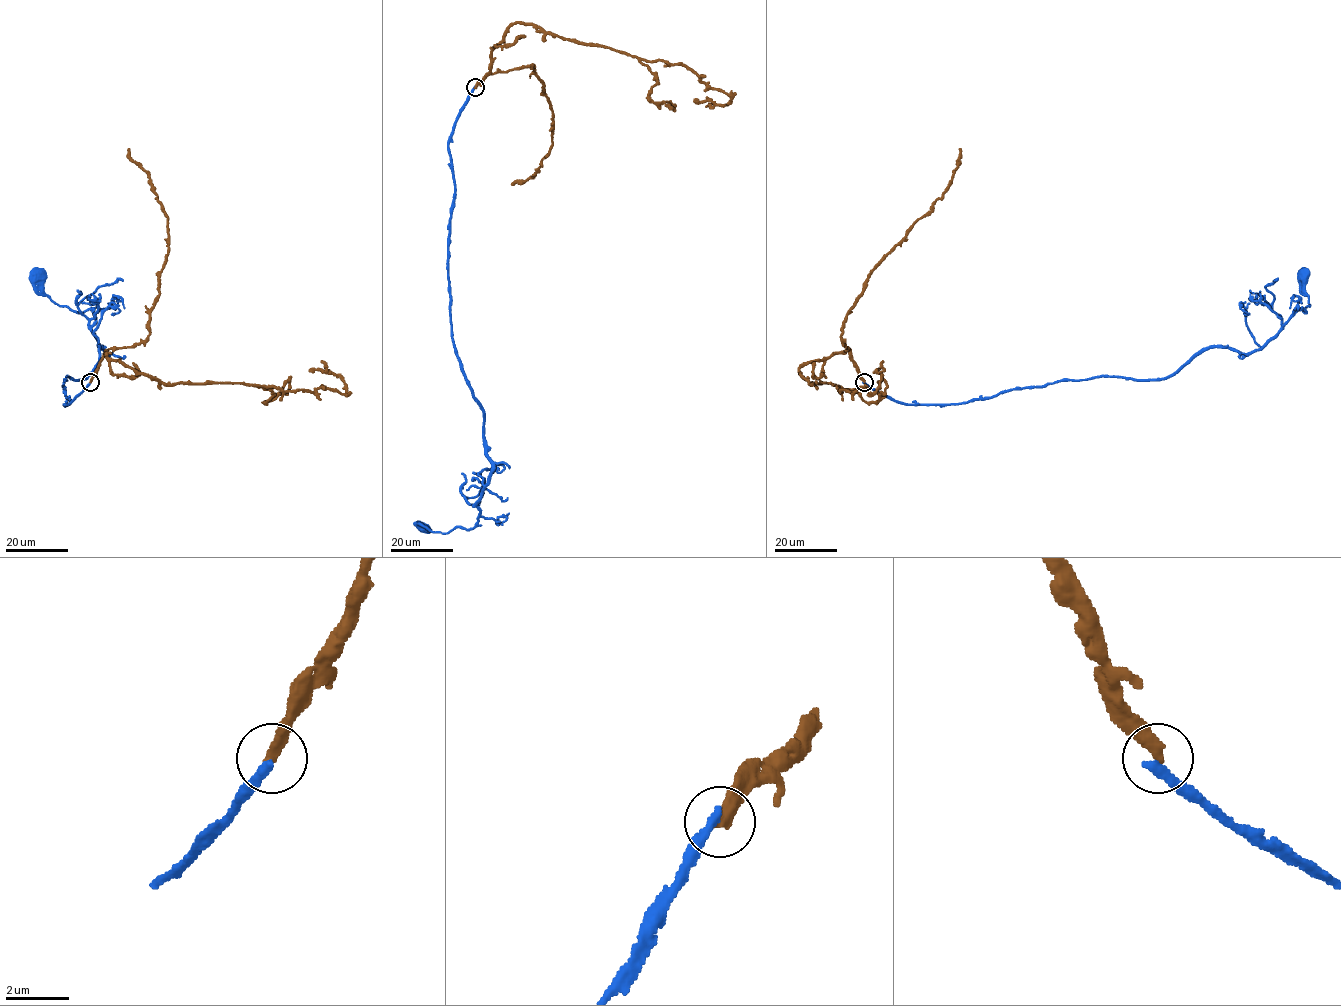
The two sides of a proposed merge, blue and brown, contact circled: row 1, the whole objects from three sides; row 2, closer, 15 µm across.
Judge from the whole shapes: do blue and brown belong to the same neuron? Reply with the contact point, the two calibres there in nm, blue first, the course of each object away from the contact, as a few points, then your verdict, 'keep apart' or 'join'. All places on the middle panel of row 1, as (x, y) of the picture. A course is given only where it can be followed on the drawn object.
at (475, 87); 300 nm thick on the blue side, 400 nm on the other; blue runs (475, 87), (448, 144), (447, 269), (451, 338), (483, 410), (491, 474), (473, 527), (423, 527); brown runs (475, 87), (506, 31), (533, 24), (564, 39), (687, 65), (730, 97), (721, 105), (694, 99); keep apart

